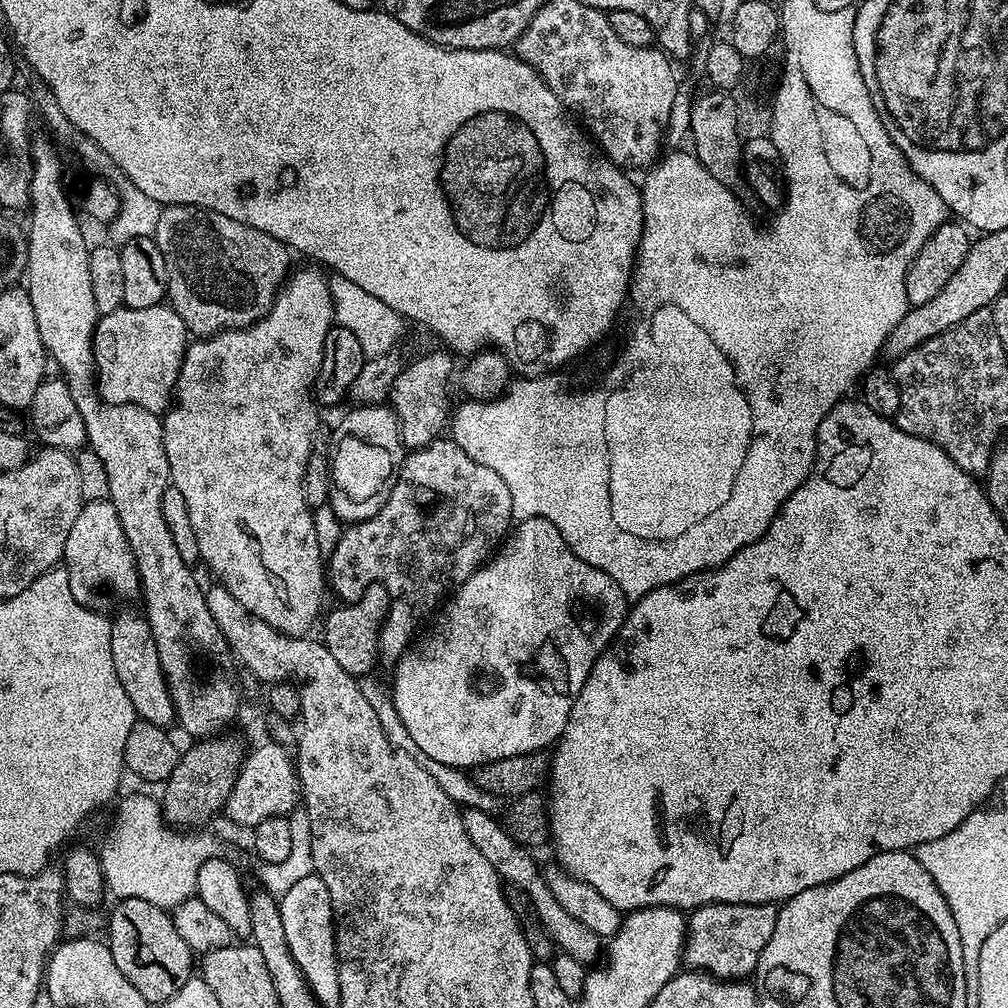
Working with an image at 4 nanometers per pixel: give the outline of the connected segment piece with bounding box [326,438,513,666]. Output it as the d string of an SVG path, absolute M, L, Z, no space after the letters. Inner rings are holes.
M441 438L425 448L409 451L400 461L394 490L390 490L390 498L386 498L378 514L345 527L338 546L327 557L326 580L331 591L333 588L344 602L359 599L360 593L371 584L386 586L392 607L380 628L378 660L381 665L395 666L417 639L420 623L428 615L431 617L445 603L446 597L493 555L497 545L507 537L512 523L512 499L510 490L506 490L506 482L502 482L494 470L482 466L482 462L474 462L455 440Z

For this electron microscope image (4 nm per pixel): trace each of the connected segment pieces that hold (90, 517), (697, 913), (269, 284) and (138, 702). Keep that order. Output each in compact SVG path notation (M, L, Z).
M109 499L90 500L81 508L74 526L70 526L62 564L68 570L70 594L74 594L80 604L99 605L103 596L112 600L132 600L141 595L136 559L130 550L130 542L126 542L126 534L122 534L122 522L118 522L118 514Z
M775 903L703 904L700 908L691 909L686 916L683 963L689 969L706 972L718 980L740 982L751 977L758 966L758 958L762 958L762 950L766 950L766 942L770 942L770 934L774 934L777 911Z
M196 204L161 207L154 239L158 250L162 250L162 258L166 258L167 303L196 338L216 336L229 328L248 328L257 324L276 301L293 267L293 253L278 238L262 230L254 230L254 226L246 226L246 222L238 222L226 214L199 208Z
M120 612L116 620L114 616L111 621L110 654L114 658L114 674L118 674L118 682L122 682L122 690L126 690L126 698L130 698L130 706L134 706L137 717L168 730L176 724L174 702L162 674L162 662L158 662L158 646L152 637L148 617L136 612Z

